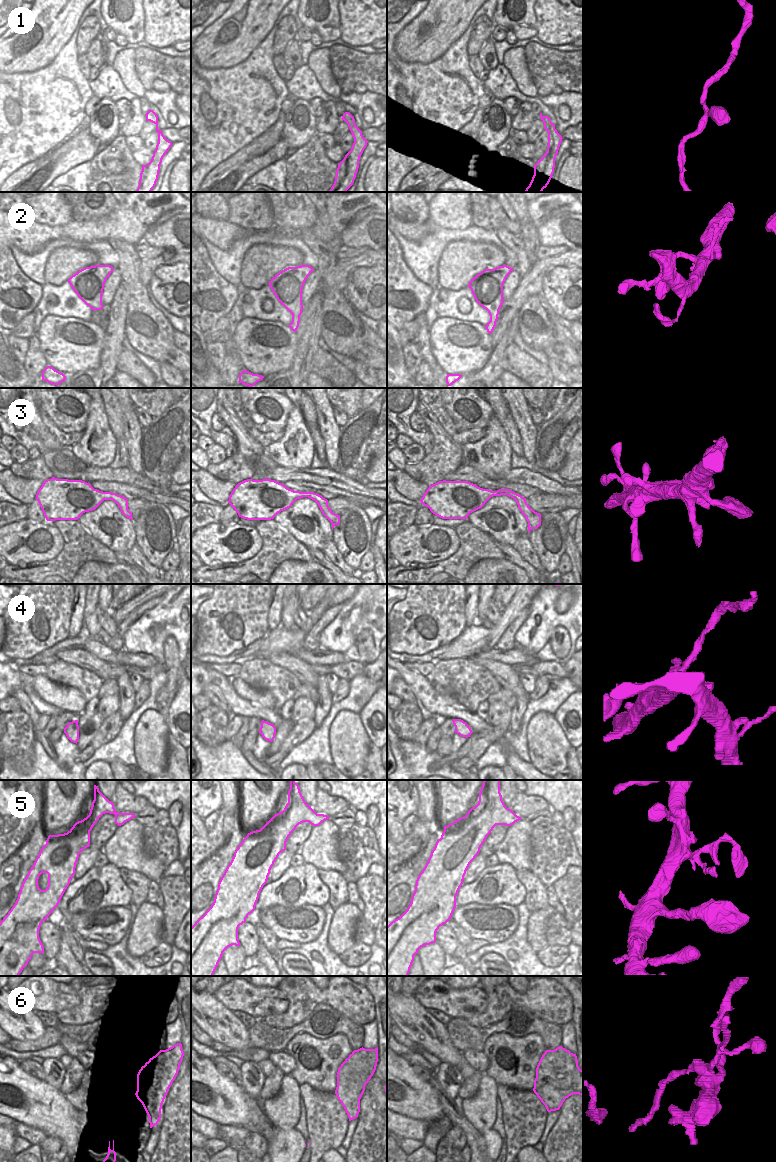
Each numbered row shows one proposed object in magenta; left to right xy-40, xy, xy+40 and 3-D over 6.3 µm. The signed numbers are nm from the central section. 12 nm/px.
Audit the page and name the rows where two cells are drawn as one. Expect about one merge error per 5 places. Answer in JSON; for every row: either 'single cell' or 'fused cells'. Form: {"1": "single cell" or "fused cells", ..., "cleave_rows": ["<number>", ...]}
{"1": "single cell", "2": "single cell", "3": "single cell", "4": "fused cells", "5": "fused cells", "6": "fused cells", "cleave_rows": ["4", "5", "6"]}

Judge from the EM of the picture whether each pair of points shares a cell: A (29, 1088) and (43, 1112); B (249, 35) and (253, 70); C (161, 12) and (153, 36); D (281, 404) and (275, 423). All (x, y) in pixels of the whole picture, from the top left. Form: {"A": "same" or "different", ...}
{"A": "same", "B": "different", "C": "same", "D": "same"}

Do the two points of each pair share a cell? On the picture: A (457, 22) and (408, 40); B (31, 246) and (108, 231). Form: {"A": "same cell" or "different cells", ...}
{"A": "same cell", "B": "same cell"}

